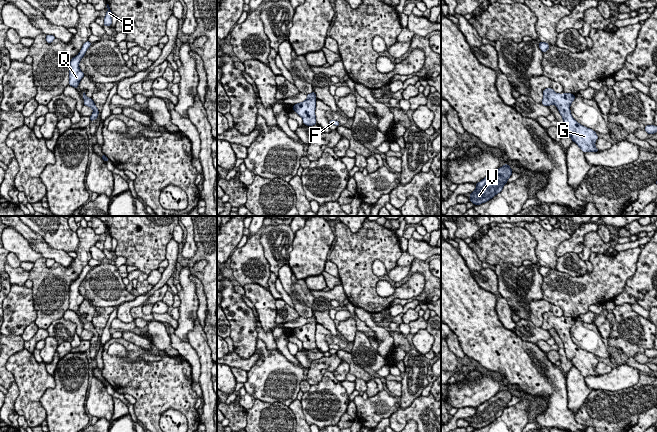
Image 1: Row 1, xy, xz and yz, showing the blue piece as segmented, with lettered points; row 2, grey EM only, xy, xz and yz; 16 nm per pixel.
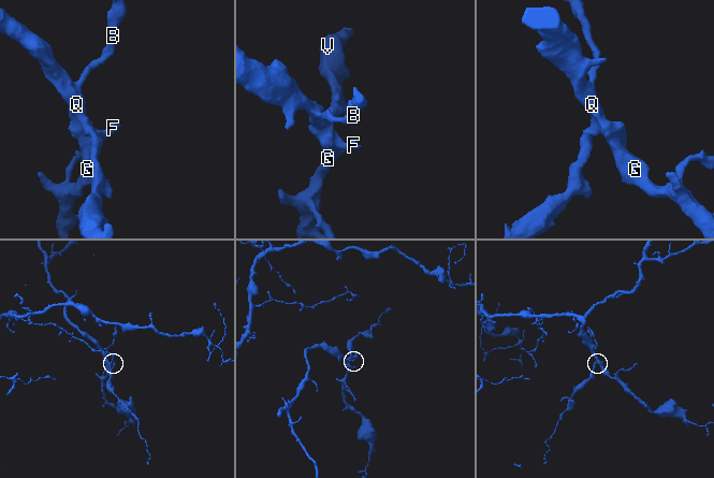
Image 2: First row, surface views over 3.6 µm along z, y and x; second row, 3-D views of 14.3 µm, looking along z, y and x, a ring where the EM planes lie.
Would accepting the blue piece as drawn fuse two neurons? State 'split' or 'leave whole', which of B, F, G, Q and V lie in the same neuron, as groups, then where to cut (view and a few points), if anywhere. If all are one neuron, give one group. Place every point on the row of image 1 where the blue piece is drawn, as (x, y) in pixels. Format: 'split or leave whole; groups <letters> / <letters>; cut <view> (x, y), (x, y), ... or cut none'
leave whole; groups B F G Q V; cut none

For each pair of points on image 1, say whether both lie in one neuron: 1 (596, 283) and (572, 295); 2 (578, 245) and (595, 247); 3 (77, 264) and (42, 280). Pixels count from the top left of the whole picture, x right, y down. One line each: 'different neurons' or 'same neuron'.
1: same neuron
2: different neurons
3: same neuron

